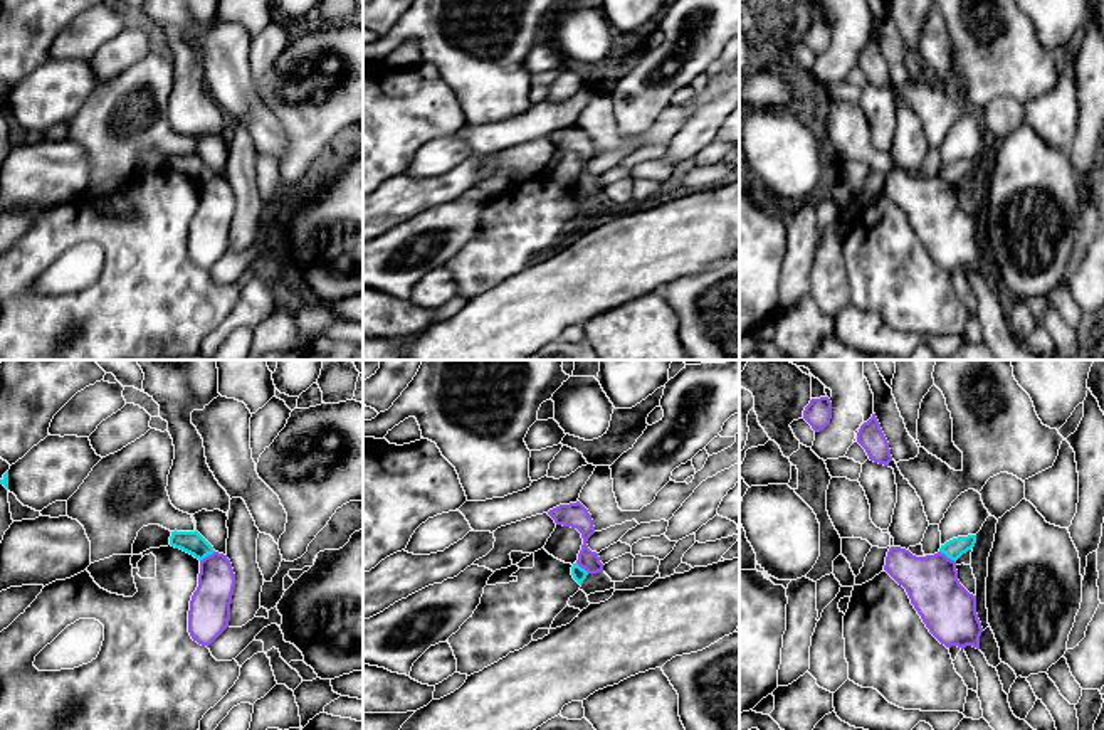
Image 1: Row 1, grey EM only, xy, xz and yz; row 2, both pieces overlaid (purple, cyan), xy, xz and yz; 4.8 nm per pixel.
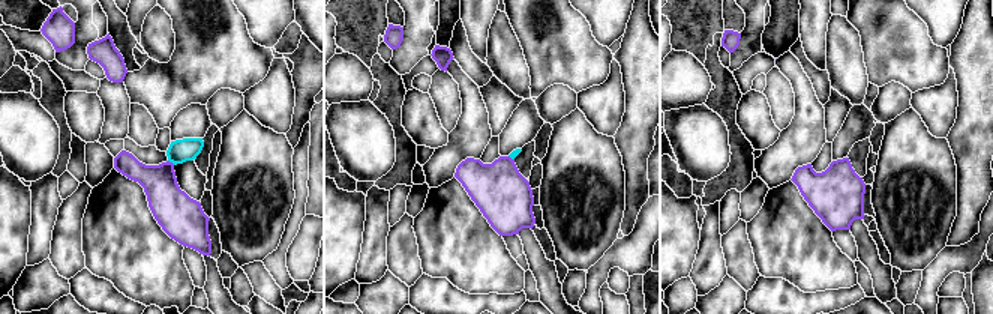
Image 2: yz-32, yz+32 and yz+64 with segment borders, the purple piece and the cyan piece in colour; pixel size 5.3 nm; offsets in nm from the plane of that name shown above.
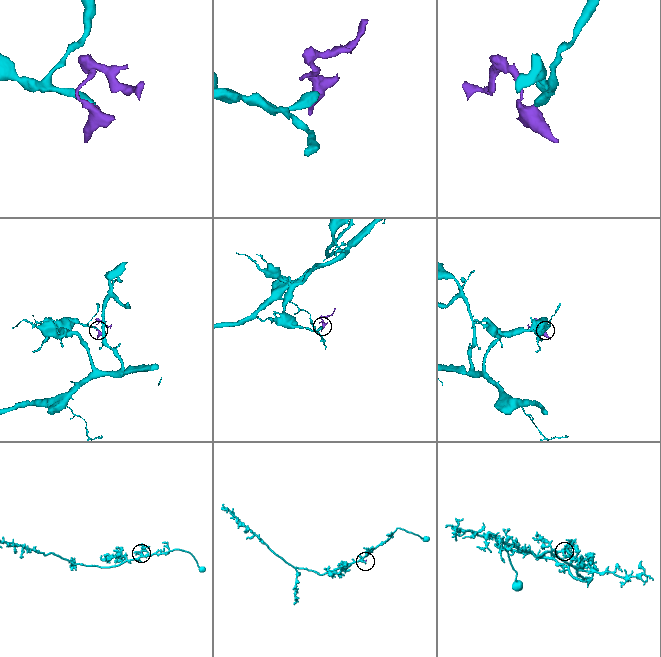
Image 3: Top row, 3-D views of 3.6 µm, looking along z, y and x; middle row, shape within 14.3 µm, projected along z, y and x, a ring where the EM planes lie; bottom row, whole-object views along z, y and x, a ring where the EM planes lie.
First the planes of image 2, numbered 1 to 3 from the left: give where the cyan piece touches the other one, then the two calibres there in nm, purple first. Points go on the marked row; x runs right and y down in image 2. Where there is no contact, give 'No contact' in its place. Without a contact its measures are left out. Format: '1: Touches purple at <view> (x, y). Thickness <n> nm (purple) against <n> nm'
1: Touches purple at yz-32 (171, 163). Thickness 220 nm (purple) against 130 nm
2: Touches purple at yz+32 (510, 158). Thickness 300 nm (purple) against 40 nm
3: No contact

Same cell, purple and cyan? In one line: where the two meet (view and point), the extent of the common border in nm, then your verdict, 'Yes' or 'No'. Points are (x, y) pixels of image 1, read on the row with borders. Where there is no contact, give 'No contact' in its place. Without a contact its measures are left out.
Touches purple at yz (946, 557). Shared border 100 nm. No

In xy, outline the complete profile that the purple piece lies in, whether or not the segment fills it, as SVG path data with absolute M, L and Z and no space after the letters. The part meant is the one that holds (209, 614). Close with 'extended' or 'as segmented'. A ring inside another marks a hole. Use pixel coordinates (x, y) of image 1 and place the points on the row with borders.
M213 552L200 560L198 587L188 611L188 632L193 641L210 646L230 621L235 574L227 555Z; as segmented

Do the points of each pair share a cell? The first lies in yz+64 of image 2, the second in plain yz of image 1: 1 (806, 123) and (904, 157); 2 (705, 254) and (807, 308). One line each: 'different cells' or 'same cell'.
1: same cell
2: different cells

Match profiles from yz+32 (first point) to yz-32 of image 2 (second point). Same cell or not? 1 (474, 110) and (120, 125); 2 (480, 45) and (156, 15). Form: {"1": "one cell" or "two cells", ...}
{"1": "two cells", "2": "two cells"}

